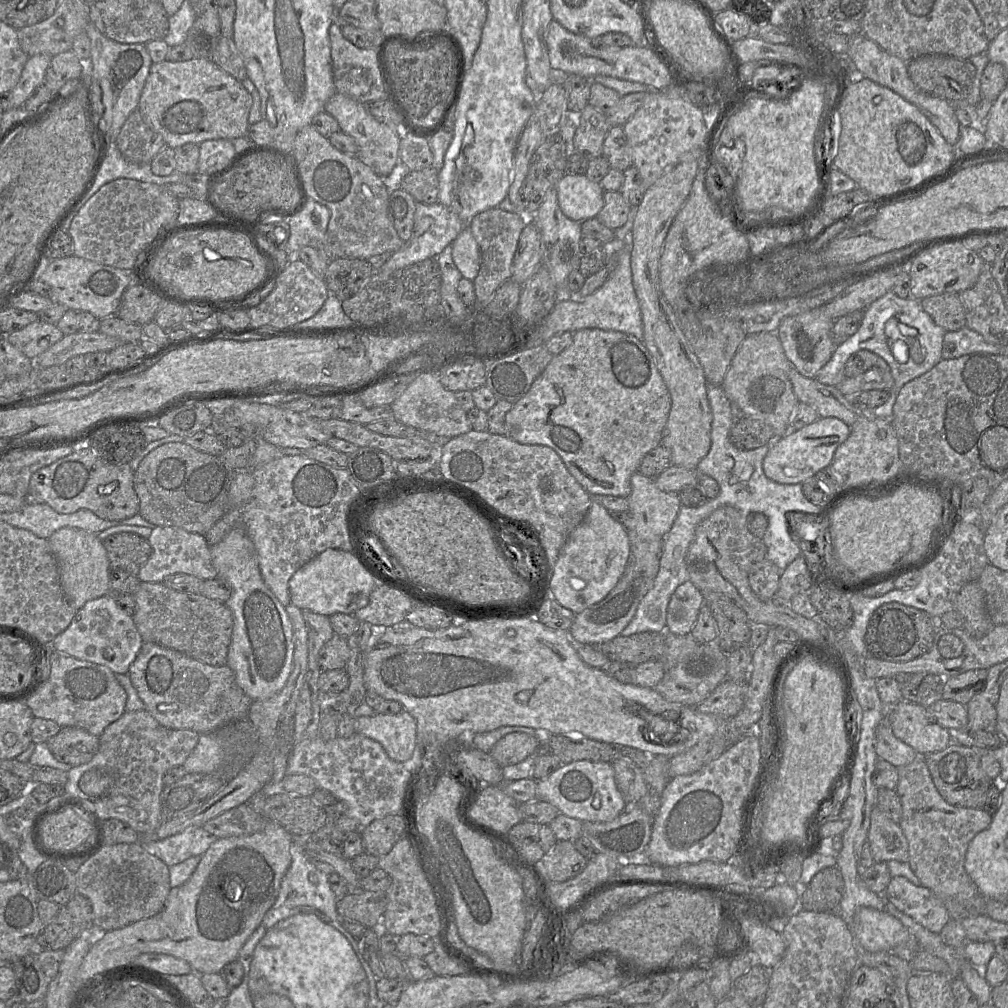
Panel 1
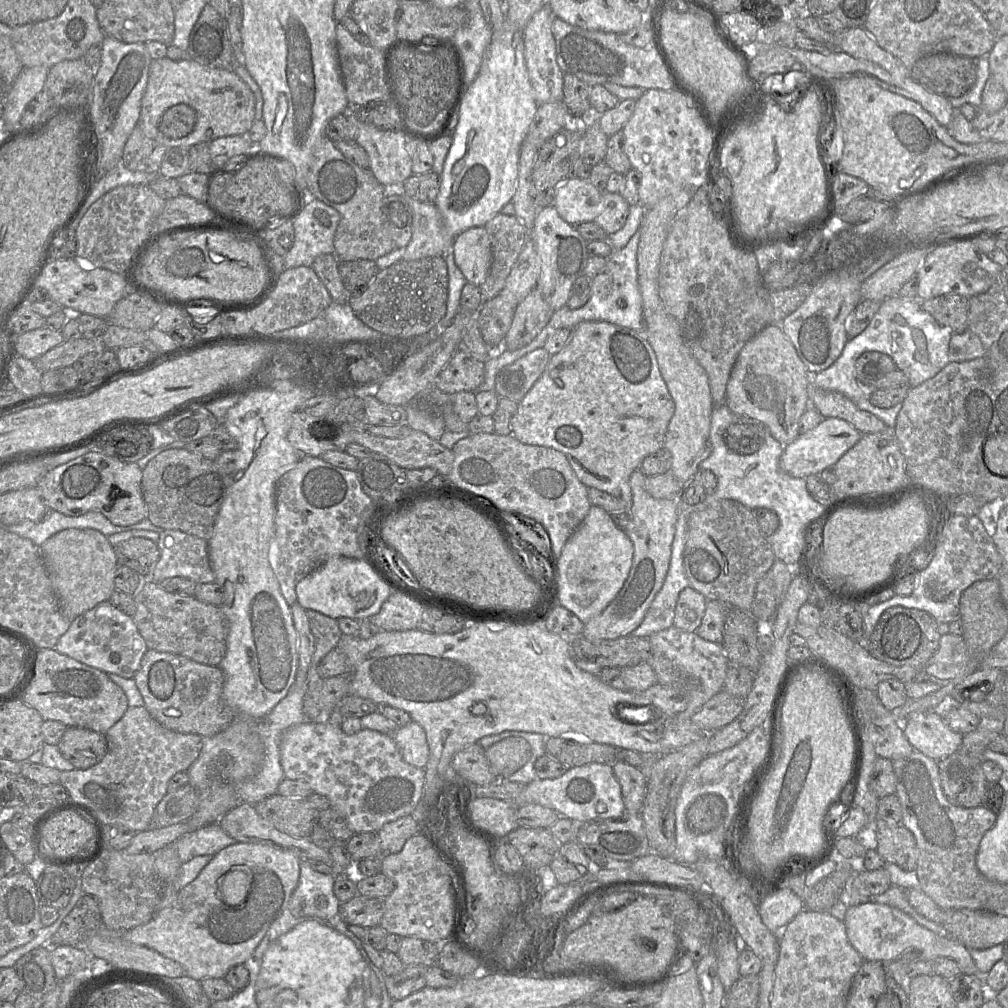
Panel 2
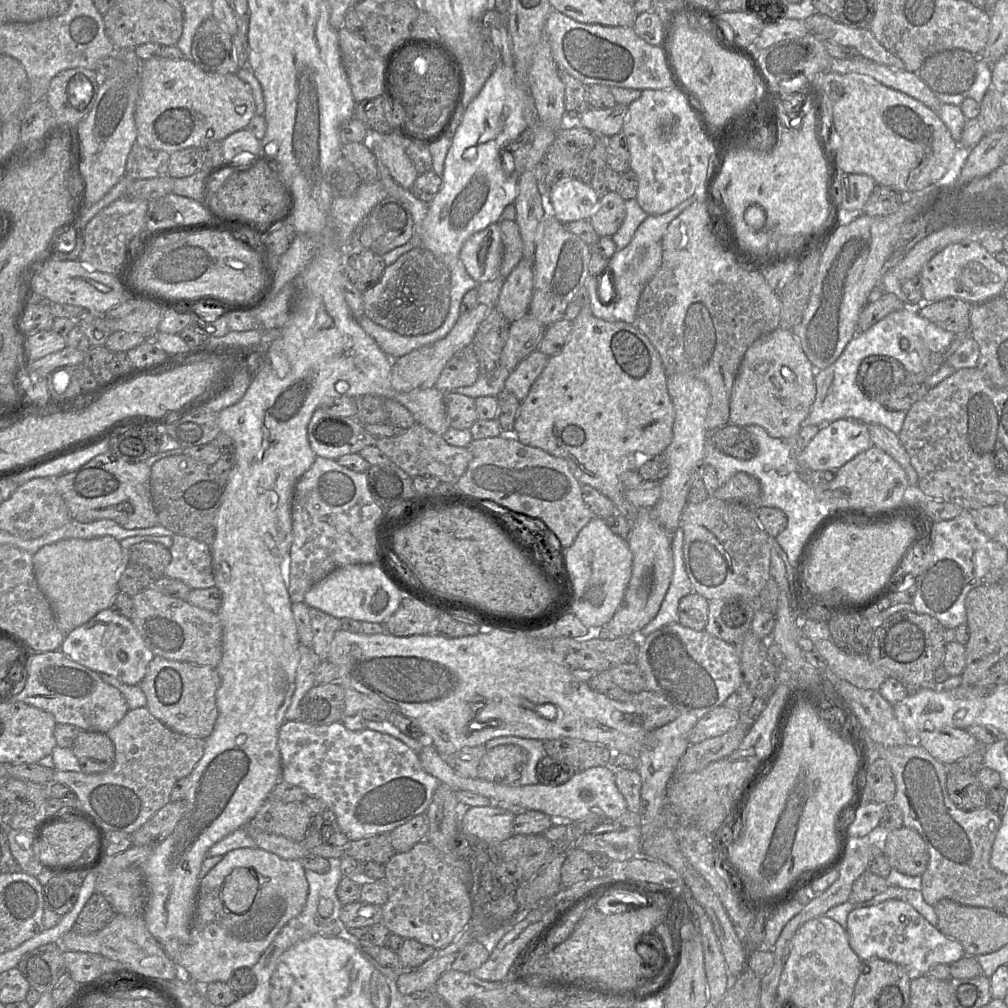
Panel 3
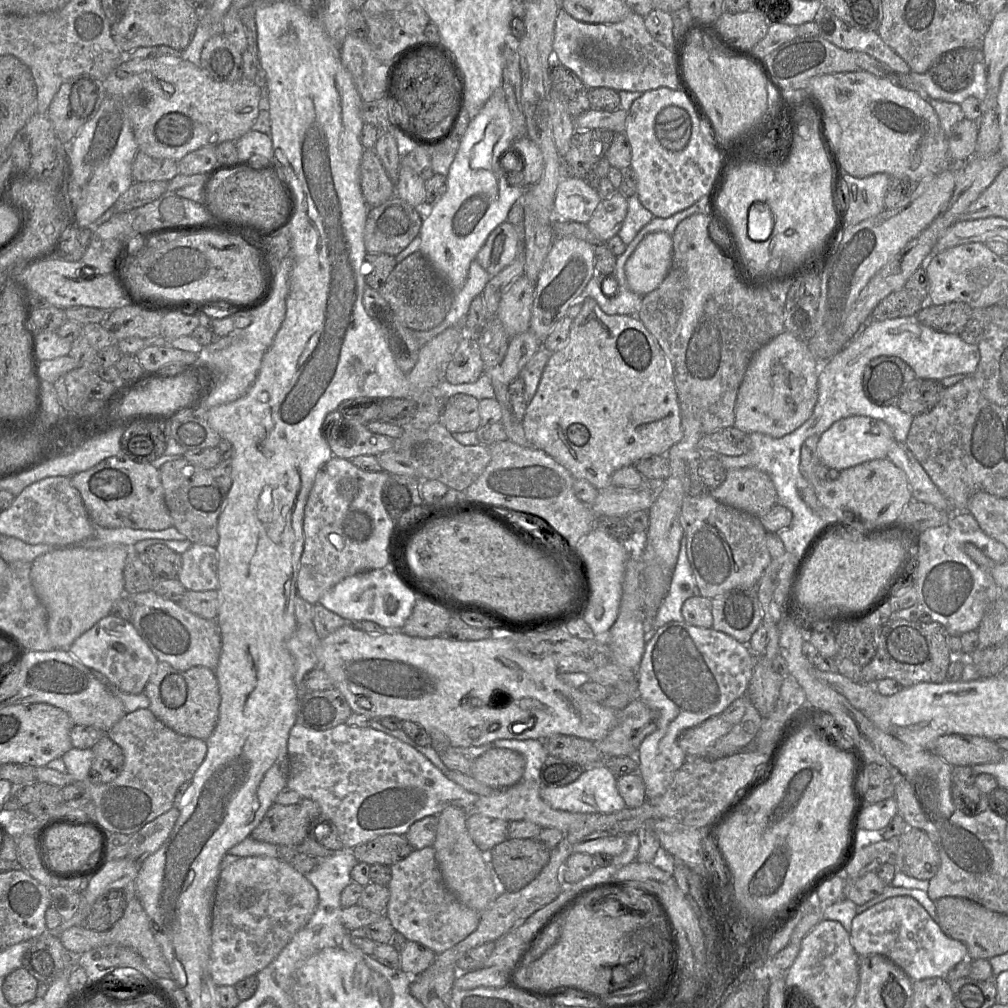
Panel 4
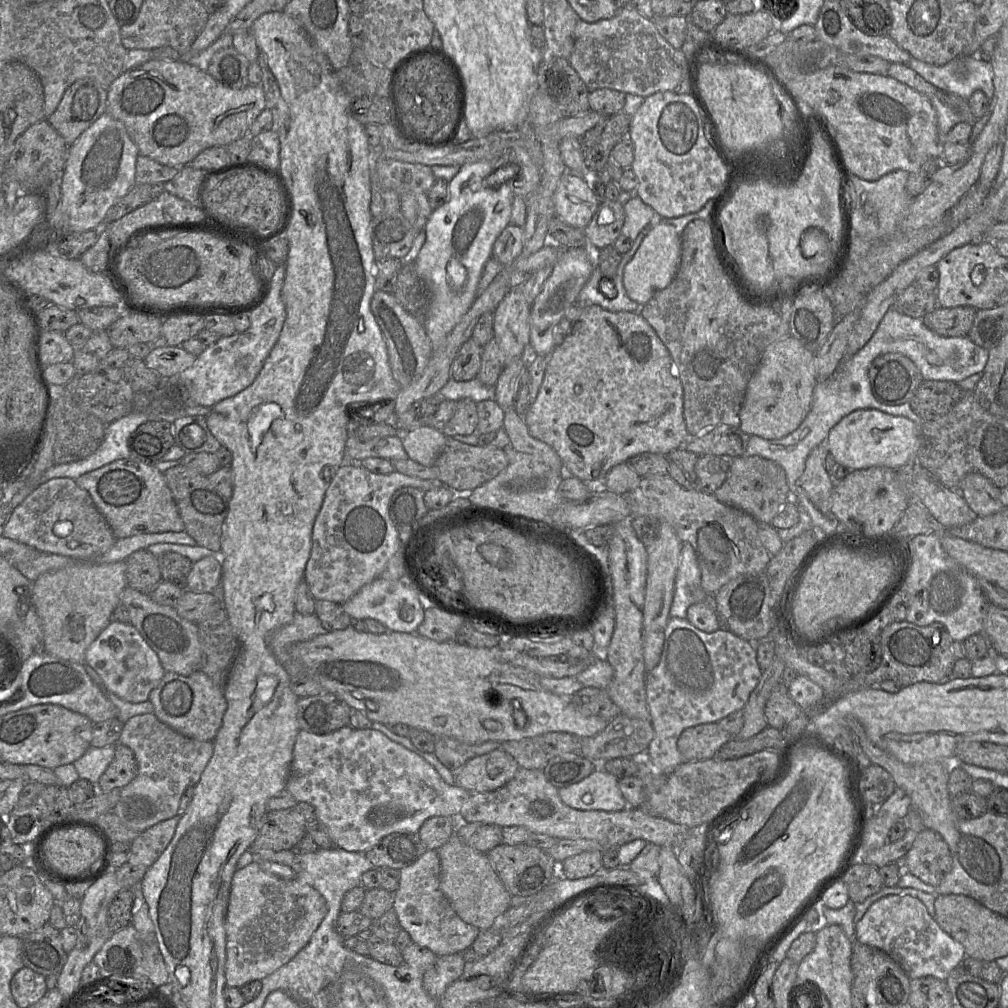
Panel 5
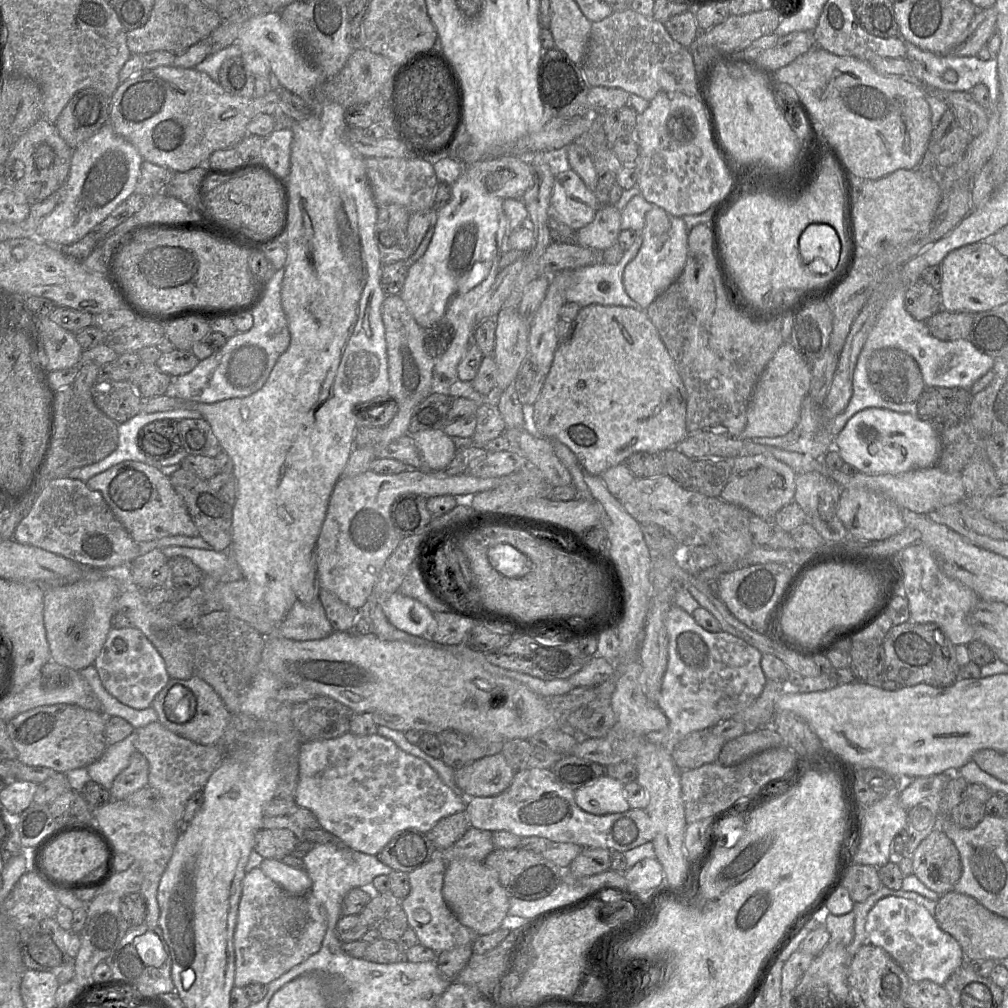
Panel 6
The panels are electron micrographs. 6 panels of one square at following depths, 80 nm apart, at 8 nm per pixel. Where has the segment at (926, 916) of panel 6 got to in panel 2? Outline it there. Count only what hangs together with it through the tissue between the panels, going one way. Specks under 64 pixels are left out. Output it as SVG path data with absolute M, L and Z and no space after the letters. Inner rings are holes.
M874 902L850 906L844 924L849 942L864 961L895 960L906 950L917 950L920 961L930 961L937 957L951 958L958 964L961 973L978 974L967 947L946 934L936 934L920 926L897 908Z

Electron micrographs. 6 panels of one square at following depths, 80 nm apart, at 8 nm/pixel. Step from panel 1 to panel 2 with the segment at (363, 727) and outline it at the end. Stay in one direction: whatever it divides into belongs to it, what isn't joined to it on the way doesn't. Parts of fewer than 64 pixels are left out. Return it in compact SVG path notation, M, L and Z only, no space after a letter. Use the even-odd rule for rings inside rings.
M411 721L403 727L398 727L393 734L389 735L407 763L425 768L429 758L429 746L425 731L419 723Z

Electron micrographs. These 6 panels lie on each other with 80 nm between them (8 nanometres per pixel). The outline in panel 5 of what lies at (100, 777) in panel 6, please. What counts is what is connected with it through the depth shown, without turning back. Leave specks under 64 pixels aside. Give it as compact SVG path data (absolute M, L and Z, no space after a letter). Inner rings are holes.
M109 745L103 748L90 747L81 758L76 760L73 765L80 779L97 784L100 777L114 759L115 745Z

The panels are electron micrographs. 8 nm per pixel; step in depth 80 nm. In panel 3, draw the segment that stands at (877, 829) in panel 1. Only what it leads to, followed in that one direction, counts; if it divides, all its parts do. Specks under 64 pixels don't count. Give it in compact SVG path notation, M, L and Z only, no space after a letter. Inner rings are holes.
M908 827L890 830L886 833L883 855L891 868L907 876L922 876L929 853L922 837Z

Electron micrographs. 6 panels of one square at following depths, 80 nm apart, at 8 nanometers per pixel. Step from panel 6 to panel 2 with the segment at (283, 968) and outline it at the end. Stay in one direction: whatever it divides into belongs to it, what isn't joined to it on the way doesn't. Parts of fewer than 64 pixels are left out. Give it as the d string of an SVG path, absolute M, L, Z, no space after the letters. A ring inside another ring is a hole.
M236 841L216 853L188 885L176 890L168 884L168 894L155 916L142 925L122 931L122 937L175 960L183 967L186 976L196 980L224 978L231 967L243 964L252 955L272 923L287 908L299 882L300 861L290 850Z

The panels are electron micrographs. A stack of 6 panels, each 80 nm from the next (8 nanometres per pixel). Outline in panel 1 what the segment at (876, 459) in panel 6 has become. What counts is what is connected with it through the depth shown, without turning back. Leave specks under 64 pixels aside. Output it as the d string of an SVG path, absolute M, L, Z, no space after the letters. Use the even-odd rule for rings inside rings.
M819 417L815 422L799 430L790 430L779 438L763 460L763 471L767 478L779 484L802 484L831 465L836 449L849 434L850 427L842 420Z

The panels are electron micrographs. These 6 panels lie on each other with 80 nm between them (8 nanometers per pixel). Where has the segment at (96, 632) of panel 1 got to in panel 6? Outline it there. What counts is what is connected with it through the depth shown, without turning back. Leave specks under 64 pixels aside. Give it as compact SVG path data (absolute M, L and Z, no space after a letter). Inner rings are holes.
M135 627L112 628L93 666L106 691L122 704L137 710L151 707L155 697L170 680L163 658Z

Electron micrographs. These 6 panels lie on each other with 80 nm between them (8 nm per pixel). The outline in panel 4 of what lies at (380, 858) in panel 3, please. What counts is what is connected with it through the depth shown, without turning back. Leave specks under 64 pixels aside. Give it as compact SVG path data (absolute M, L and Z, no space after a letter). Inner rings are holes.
M384 834L359 844L351 851L359 862L391 866L407 857L413 850L405 835Z

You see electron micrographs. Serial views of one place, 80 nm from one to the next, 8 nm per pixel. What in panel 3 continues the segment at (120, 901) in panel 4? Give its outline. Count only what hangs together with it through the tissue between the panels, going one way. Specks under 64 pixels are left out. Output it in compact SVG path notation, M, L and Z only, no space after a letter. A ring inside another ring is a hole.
M95 892L86 902L71 930L78 934L90 934L105 927L115 915L109 900Z

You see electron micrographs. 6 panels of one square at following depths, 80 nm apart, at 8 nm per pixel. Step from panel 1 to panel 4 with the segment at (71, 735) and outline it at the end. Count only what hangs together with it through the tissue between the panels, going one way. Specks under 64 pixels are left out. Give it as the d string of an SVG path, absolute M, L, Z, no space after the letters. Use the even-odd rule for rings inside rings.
M105 735L91 750L94 758L89 771L89 781L95 784L107 784L115 780L125 762L121 747Z

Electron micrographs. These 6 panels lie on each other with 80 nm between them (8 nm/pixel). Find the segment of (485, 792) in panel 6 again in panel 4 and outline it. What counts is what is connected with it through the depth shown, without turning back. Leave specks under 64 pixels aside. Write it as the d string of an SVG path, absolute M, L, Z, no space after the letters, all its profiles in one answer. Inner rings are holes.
M493 747L474 760L470 774L493 789L506 789L522 780L525 766L523 754Z

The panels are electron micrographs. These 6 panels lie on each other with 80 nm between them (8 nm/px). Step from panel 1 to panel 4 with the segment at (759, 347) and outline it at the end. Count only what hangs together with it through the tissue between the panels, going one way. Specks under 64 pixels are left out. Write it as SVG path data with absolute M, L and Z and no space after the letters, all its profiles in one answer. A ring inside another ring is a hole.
M788 331L762 346L751 358L738 389L734 427L773 438L782 438L799 428L810 418L817 402L820 365L807 342Z

